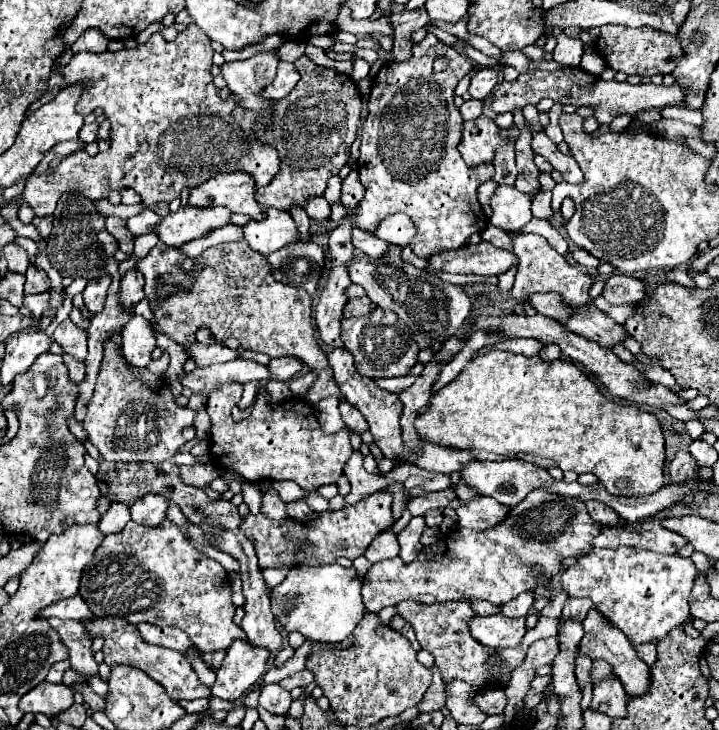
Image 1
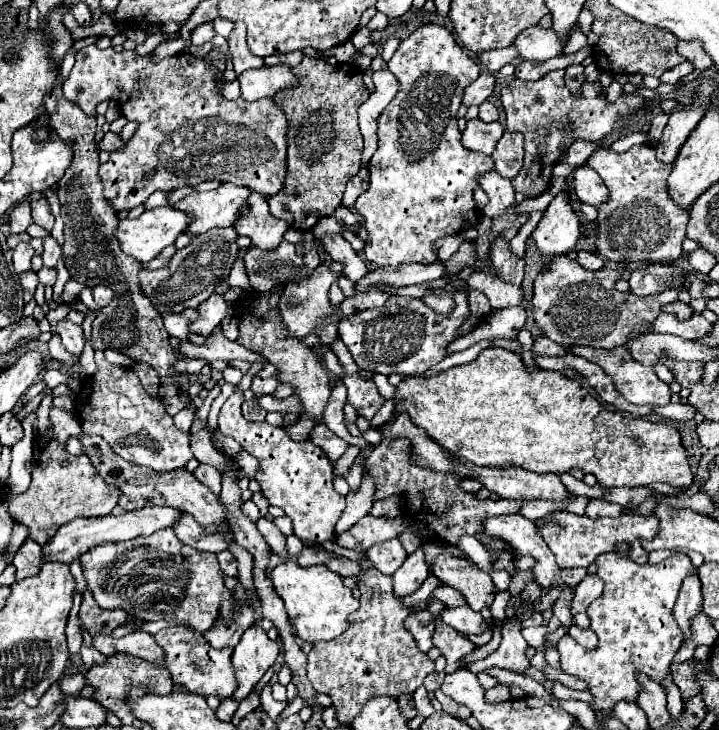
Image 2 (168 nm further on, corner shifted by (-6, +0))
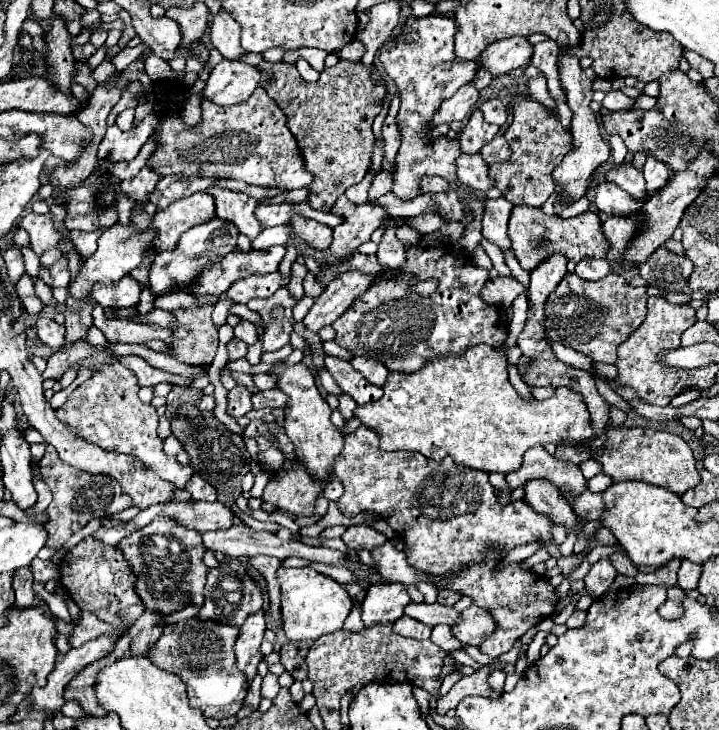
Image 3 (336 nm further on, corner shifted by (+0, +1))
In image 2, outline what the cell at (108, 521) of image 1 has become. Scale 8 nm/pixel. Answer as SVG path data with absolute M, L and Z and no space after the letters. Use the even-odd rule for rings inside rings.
M144 507L140 511L130 511L130 513L124 513L120 517L104 515L104 517L96 517L96 519L76 519L76 521L64 525L56 533L56 537L48 545L42 547L42 551L44 551L46 561L70 563L72 559L80 557L92 545L106 543L106 541L128 541L128 539L134 539L138 535L146 537L146 535L152 535L158 529L172 527L180 517L182 517L182 511L176 509L176 507Z

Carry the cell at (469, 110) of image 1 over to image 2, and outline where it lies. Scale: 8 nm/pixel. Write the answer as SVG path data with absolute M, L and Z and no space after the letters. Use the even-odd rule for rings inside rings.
M484 101L482 105L480 105L480 115L478 115L482 121L486 121L486 123L490 123L490 121L498 121L498 117L500 117L500 111L498 111L498 107L496 105L492 105L492 103L488 103L488 101Z

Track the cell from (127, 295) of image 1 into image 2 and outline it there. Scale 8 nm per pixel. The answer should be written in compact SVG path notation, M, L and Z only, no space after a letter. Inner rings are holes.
M216 227L206 231L204 235L198 235L192 243L188 243L184 249L178 249L170 263L162 269L142 269L140 271L140 285L150 297L152 305L156 305L158 311L174 311L180 313L188 307L196 309L202 301L210 297L210 293L218 287L220 281L224 281L230 275L232 263L238 253L238 233L234 227Z

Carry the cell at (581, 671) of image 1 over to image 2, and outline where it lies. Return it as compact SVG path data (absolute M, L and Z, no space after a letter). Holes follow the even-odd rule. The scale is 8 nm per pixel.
M574 623L574 625L570 625L568 633L570 633L580 645L584 645L584 647L588 647L588 649L594 649L594 647L596 647L598 637L596 637L596 633L594 633L592 629L582 629L582 627L578 627L578 625Z

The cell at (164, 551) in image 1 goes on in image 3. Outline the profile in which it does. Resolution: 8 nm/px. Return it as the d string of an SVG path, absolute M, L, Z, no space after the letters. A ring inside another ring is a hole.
M156 518L142 530L122 538L116 548L122 550L126 564L134 572L136 592L144 604L144 608L154 608L154 612L174 614L182 610L182 600L190 596L194 606L204 604L204 586L208 576L208 566L202 562L204 546L200 540L200 532L188 530L170 518Z

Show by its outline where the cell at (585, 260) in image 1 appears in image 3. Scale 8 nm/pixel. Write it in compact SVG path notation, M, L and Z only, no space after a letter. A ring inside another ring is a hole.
M590 258L590 260L580 260L576 266L576 274L582 276L584 280L600 280L610 272L610 266L606 260Z

